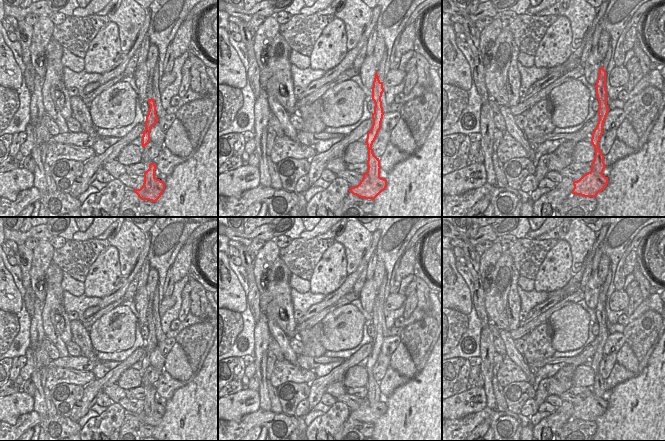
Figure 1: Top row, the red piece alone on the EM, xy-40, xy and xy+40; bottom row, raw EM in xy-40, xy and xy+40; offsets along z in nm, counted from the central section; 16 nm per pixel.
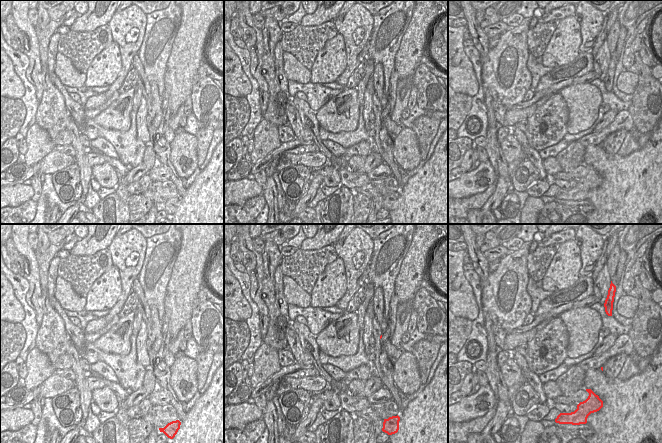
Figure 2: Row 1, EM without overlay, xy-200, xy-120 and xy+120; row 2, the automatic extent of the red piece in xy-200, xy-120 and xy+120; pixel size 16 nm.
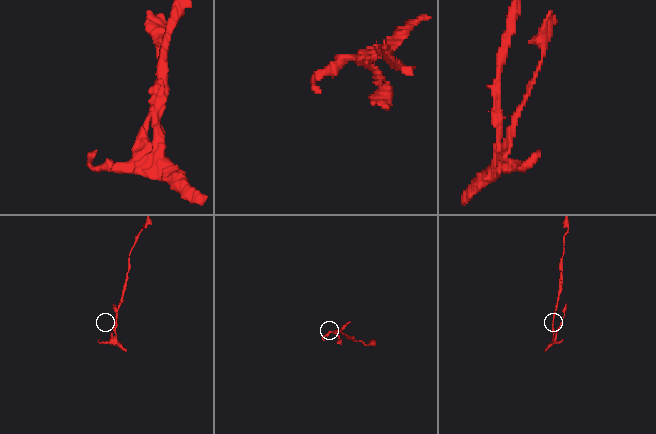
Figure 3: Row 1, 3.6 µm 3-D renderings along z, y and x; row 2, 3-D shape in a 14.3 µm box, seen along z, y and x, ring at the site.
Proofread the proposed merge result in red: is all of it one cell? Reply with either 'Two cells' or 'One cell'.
Two cells.

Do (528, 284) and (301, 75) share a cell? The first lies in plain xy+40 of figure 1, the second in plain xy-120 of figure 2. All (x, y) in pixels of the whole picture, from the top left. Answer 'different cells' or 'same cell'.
same cell

